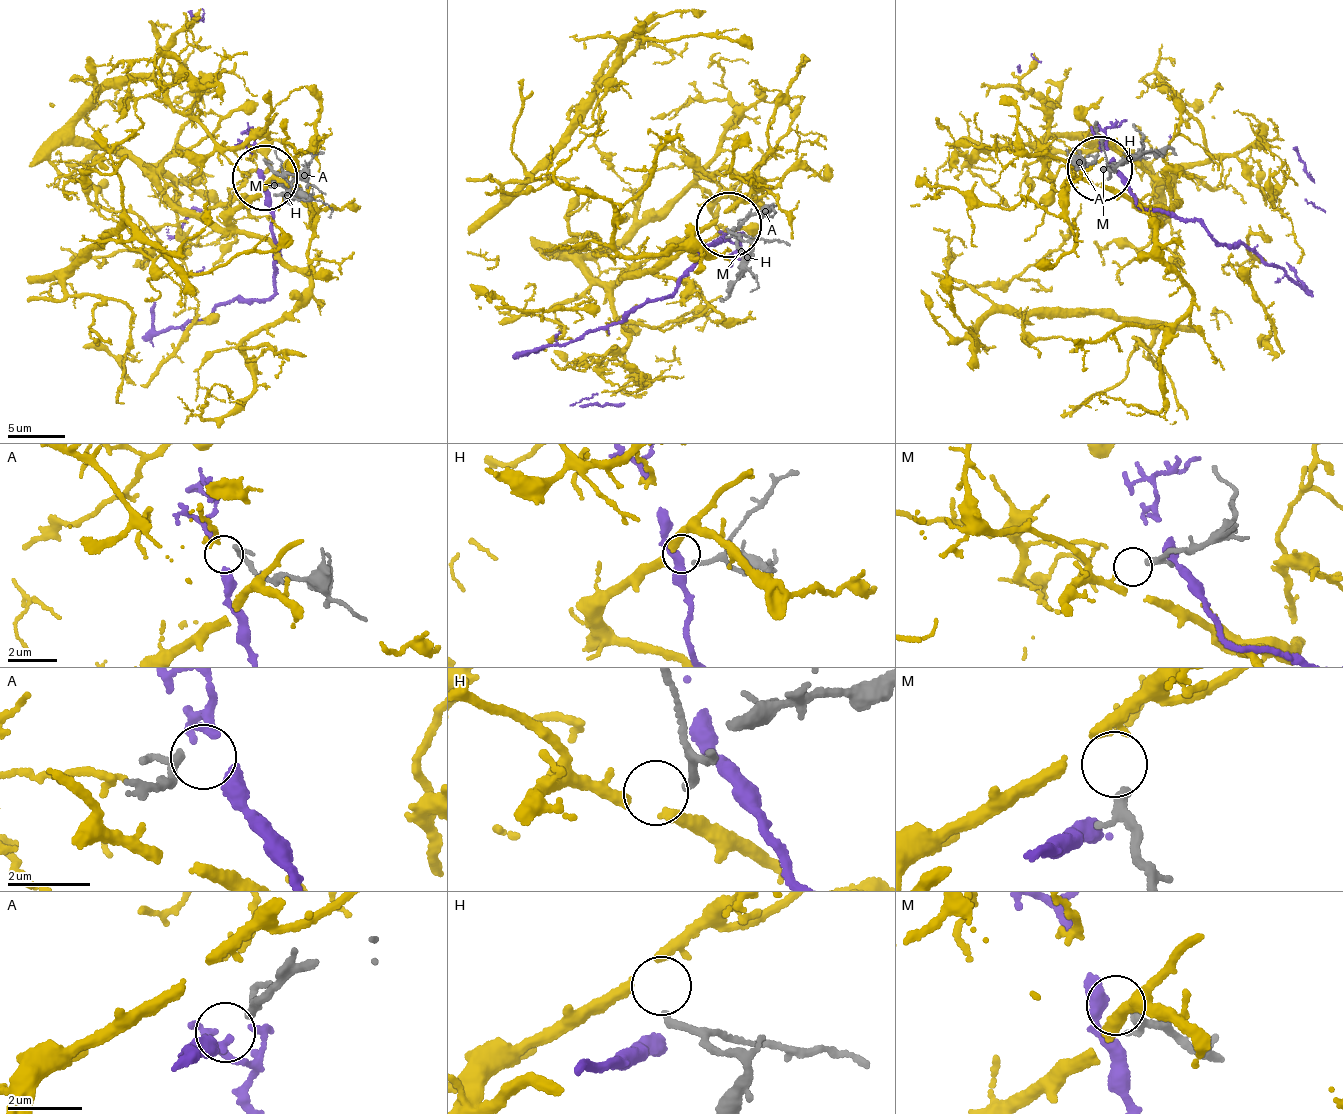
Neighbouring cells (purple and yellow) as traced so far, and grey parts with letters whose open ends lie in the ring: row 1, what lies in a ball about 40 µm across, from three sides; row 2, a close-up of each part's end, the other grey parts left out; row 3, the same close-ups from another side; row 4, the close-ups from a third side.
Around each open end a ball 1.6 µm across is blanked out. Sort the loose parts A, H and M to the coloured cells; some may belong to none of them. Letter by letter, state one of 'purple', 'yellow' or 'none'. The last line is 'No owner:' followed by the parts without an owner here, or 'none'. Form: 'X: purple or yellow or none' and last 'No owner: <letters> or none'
A: none
H: yellow
M: none
No owner: A, M

